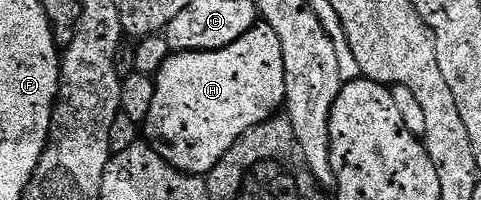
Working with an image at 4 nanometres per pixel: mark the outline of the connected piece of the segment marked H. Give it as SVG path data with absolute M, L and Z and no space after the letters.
M257 23L249 31L245 31L245 35L241 35L241 39L237 39L233 43L229 43L229 47L221 47L220 49L206 49L205 51L193 51L192 53L172 52L160 67L159 72L154 74L155 90L153 91L153 104L149 107L149 115L146 121L142 122L141 133L145 138L146 144L165 161L165 163L179 169L186 174L206 175L211 172L213 167L217 167L217 163L225 155L225 151L229 151L229 147L233 147L233 143L237 143L237 139L241 139L241 135L245 135L245 131L249 131L255 125L267 121L276 116L284 108L283 100L285 99L285 59L281 55L281 39L277 39L277 31L273 31L273 27L269 27L265 23Z

